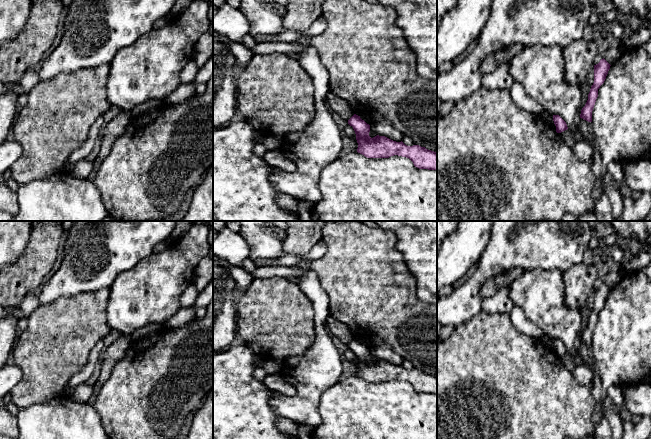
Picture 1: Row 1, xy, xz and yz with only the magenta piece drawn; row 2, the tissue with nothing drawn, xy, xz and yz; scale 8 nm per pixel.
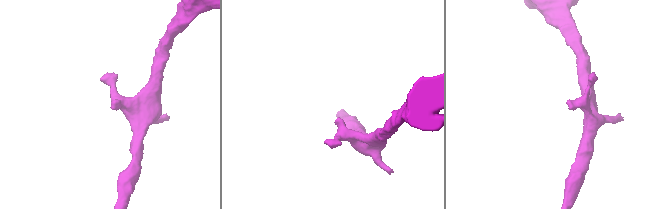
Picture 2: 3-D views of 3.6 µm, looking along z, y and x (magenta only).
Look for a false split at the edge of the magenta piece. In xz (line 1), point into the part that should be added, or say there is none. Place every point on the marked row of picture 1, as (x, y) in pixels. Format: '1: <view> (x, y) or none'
1: none

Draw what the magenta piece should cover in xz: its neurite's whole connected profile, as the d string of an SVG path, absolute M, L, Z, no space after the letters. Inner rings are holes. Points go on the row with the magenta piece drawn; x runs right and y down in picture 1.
M354 114L348 124L353 127L358 143L357 152L367 158L389 158L394 155L409 158L419 169L437 170L437 153L419 145L407 146L385 136L369 136L370 125Z

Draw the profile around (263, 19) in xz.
M240 0L238 9L247 18L249 34L254 38L276 35L285 30L283 16L274 9L270 0Z

